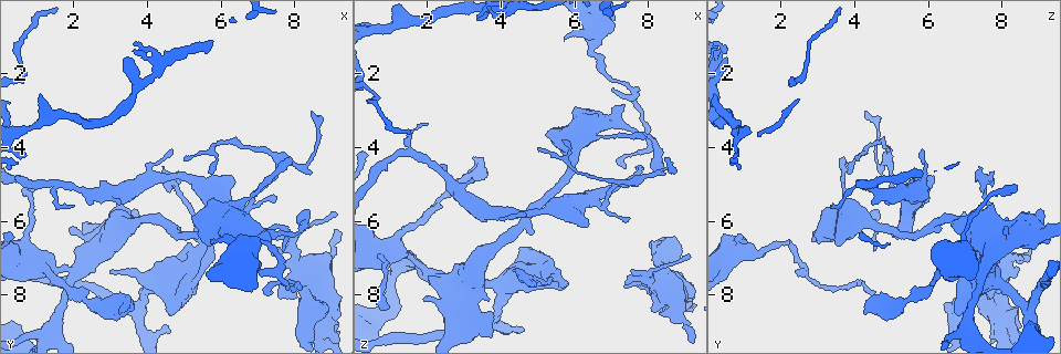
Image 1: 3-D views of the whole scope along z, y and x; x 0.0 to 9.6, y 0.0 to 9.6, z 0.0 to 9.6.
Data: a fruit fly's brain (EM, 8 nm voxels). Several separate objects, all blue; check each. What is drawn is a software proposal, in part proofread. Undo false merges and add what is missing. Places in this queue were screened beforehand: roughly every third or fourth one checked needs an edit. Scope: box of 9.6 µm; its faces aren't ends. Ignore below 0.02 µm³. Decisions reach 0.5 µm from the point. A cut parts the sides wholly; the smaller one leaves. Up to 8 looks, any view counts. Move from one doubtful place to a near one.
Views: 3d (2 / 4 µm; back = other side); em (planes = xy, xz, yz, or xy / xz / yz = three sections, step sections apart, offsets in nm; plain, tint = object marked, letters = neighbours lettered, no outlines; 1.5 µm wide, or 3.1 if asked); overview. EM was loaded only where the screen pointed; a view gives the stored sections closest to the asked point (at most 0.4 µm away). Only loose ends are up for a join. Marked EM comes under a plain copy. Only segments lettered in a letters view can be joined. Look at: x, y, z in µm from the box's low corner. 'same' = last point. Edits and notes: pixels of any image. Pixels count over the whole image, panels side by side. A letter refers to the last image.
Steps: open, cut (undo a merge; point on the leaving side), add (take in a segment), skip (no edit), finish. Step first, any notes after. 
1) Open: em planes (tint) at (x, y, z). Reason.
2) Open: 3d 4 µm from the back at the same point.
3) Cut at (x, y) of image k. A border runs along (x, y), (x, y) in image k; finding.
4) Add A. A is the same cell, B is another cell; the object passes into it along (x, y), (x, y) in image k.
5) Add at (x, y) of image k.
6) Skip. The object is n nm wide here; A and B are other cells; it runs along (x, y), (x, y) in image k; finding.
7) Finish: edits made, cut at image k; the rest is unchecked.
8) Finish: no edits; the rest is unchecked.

Open: 3d 2 µm at (5.80, 6.55, 1.05). An open end.

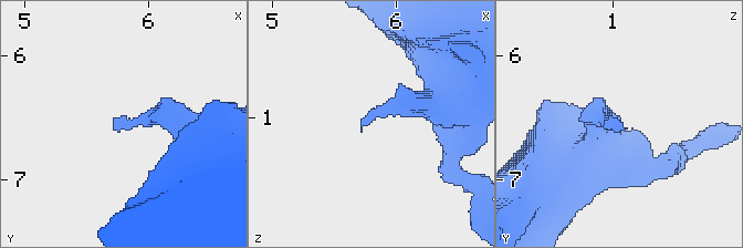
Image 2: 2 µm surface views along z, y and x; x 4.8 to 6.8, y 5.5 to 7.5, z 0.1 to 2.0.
Open: em planes (tint) at (5.74, 6.58, 1.08).

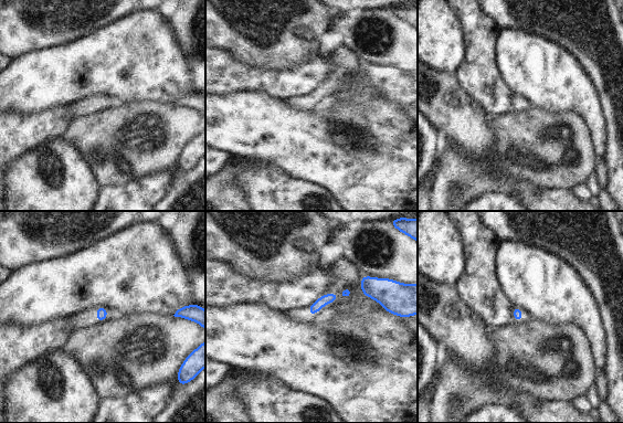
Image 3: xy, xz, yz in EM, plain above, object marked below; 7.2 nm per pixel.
Open: em planes (letters) at the same point. See the neighbours.

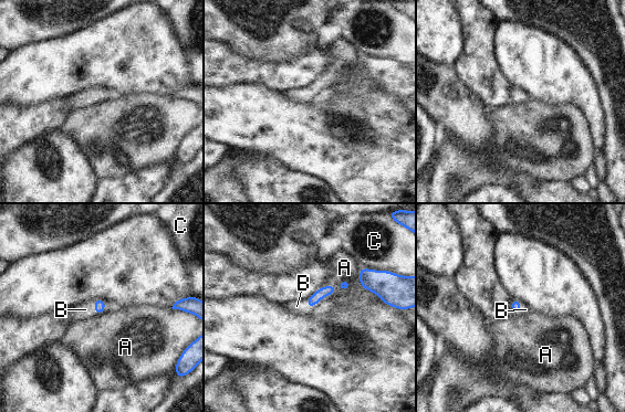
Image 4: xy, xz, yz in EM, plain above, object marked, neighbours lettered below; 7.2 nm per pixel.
Add B. B is the same cell, A and C are other cells; the object passes into it along (329, 289), (324, 296), (297, 306) in image 4; the cell continues.

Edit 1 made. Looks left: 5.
Open: overview.

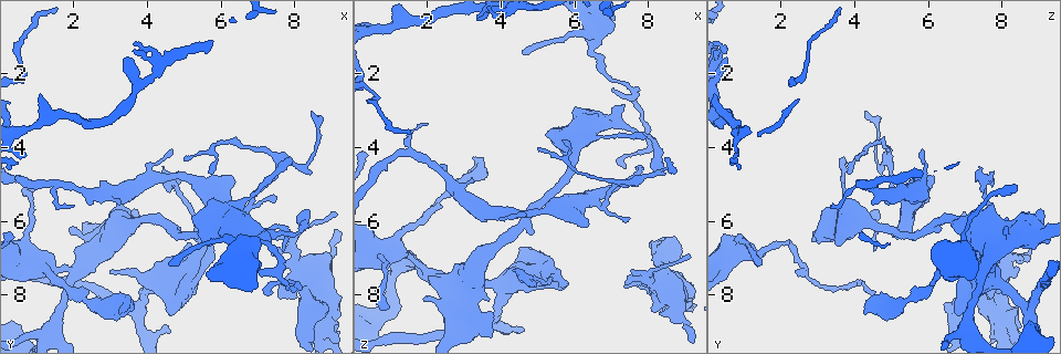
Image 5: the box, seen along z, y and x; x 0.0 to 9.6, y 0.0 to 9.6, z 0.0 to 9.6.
Open: 3d 4 µm at (8.40, 5.70, 4.70). Free end.

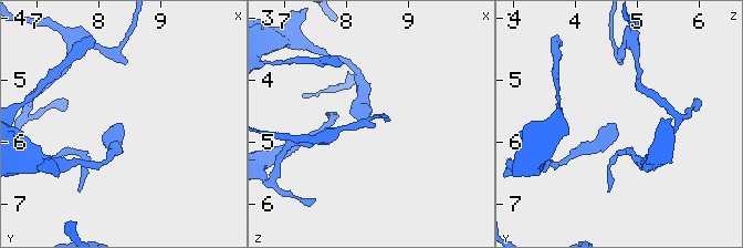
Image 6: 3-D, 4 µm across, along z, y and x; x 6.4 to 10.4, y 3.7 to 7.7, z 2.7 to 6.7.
Open: em yz step 4 (letters) at (8.30, 5.70, 4.65).

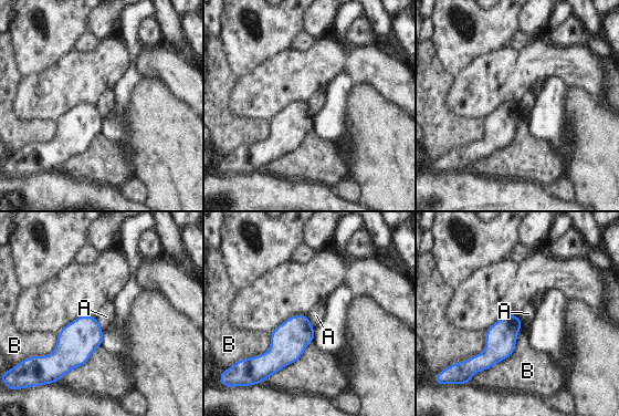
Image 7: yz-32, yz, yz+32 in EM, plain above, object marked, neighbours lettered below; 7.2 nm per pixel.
Open: em planes (letters) at the same point. Another direction.

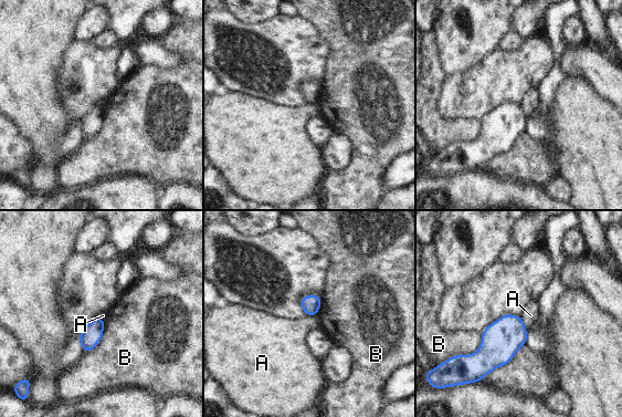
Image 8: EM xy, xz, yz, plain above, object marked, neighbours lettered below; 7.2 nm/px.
Skip. The object is 140 nm wide here; the longest contact is with B, 440 nm; A and B are other cells; none of them fits.

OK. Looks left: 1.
Finish: edits made, add at image 4; the rest is unchecked.

